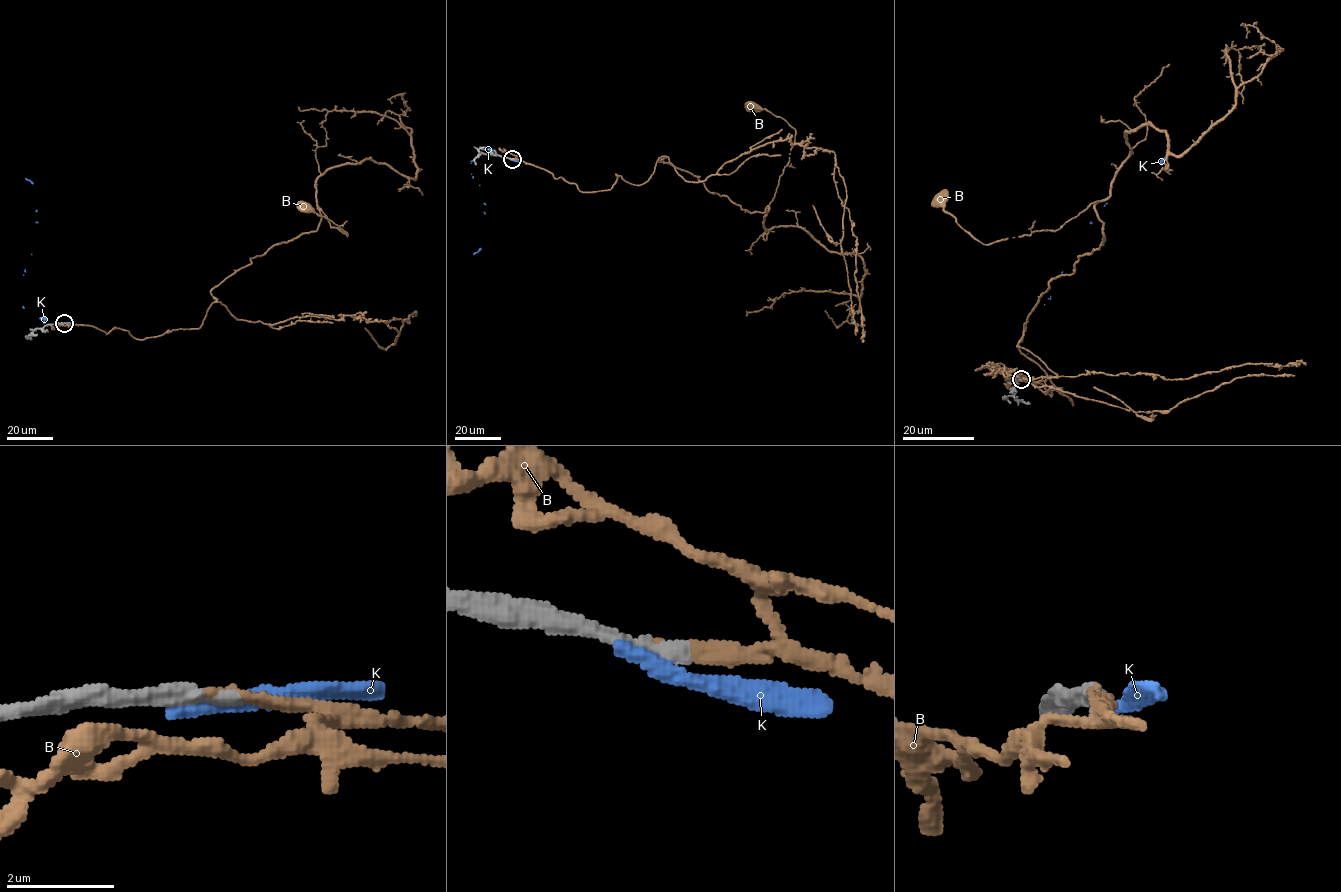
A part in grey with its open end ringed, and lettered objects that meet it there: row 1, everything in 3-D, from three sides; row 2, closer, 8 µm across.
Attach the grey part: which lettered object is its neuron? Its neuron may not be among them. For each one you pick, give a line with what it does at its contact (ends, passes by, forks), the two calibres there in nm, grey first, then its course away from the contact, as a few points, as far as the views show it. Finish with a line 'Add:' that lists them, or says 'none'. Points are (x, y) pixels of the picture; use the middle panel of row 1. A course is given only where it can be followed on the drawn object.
B: it ends | 340/200 nm | via (511, 159), (593, 192), (662, 156), (769, 207), (767, 229), (863, 260), (858, 297), (799, 290), (746, 315)
Add: B

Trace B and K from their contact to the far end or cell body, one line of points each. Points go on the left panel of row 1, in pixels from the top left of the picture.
B: (63, 323), (198, 329), (215, 287), (317, 229), (327, 170), (415, 178), (396, 121), (298, 107)
K: (62, 323), (45, 323), (23, 307), (24, 269), (31, 254), (37, 210), (33, 183), (25, 178)

